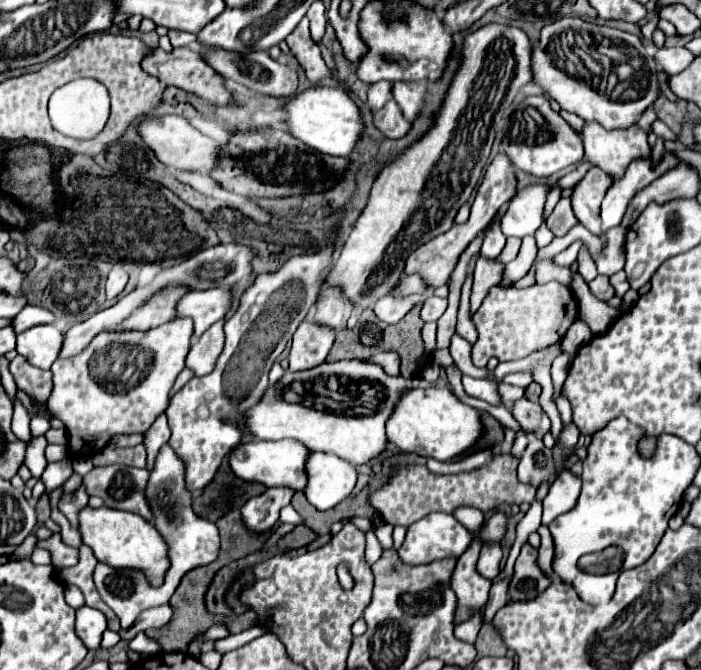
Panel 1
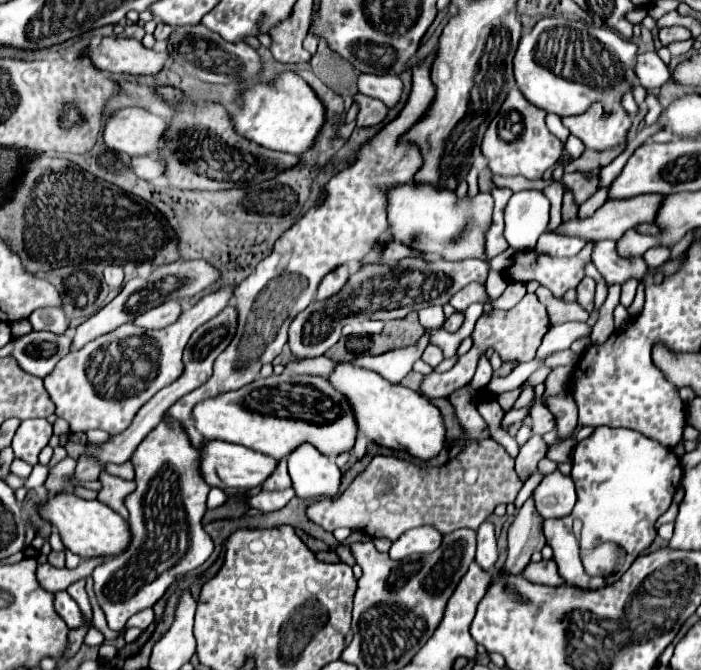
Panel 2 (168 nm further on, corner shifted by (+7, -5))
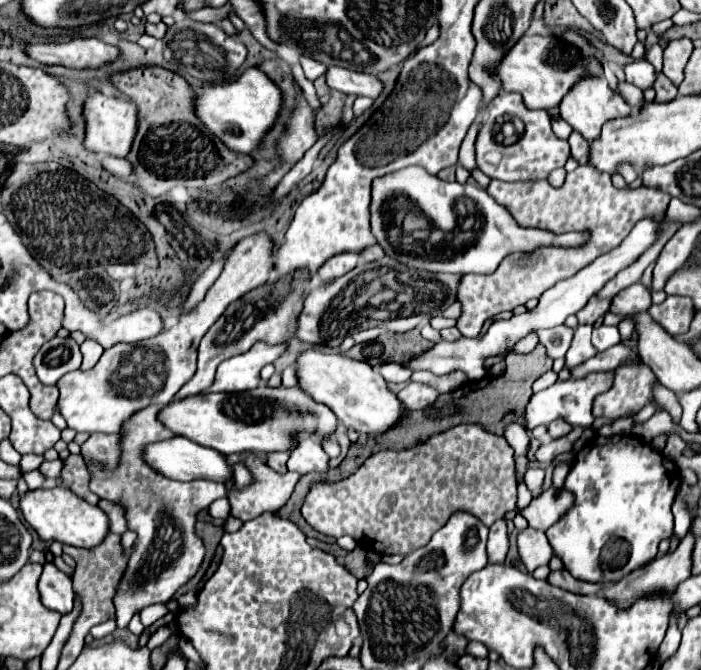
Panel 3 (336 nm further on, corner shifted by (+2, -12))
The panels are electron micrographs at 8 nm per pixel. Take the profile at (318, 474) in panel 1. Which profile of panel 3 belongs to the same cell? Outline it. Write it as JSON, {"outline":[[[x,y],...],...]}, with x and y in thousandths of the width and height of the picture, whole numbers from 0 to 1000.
{"outline":[[[429,651],[424,666],[415,672],[415,681],[409,687],[409,701],[441,707],[441,704],[464,704],[469,696],[469,681],[458,669],[455,660],[449,660],[444,651]]]}

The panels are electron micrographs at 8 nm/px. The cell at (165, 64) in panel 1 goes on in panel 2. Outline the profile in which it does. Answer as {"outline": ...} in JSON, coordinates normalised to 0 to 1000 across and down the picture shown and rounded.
{"outline":[[[148,55],[143,70],[123,73],[131,94],[163,112],[223,112],[243,94],[237,76],[225,79],[194,58]]]}

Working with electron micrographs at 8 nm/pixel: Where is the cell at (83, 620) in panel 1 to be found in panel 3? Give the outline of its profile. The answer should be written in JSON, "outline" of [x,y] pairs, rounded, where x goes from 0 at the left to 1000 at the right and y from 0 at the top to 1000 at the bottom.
{"outline":[[[76,839],[61,842],[61,857],[56,863],[56,887],[61,904],[84,916],[98,916],[104,910],[104,881],[101,863],[90,857]]]}

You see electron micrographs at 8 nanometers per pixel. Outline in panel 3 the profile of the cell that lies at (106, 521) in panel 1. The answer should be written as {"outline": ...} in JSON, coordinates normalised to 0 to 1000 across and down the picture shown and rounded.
{"outline":[[[93,725],[39,731],[39,737],[30,740],[27,746],[27,761],[36,779],[53,794],[53,800],[61,809],[81,806],[98,815],[130,818],[130,815],[138,815],[155,794],[155,773],[150,770],[150,764],[144,764],[138,755],[124,752],[118,743],[110,743]]]}

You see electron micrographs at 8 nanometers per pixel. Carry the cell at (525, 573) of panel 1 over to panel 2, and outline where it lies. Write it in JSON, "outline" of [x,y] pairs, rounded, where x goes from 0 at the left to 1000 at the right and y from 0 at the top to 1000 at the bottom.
{"outline":[[[770,837],[770,840],[753,840],[750,849],[745,852],[745,861],[750,861],[756,870],[770,870],[770,873],[805,873],[805,864],[796,858],[793,840],[785,837]]]}

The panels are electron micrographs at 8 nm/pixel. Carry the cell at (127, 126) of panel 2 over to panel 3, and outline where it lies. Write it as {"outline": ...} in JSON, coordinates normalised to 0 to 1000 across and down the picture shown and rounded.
{"outline":[[[127,137],[118,152],[118,176],[121,176],[121,221],[133,227],[147,227],[153,233],[178,236],[184,230],[184,215],[193,203],[195,191],[195,161],[181,146],[150,143],[144,137]]]}

